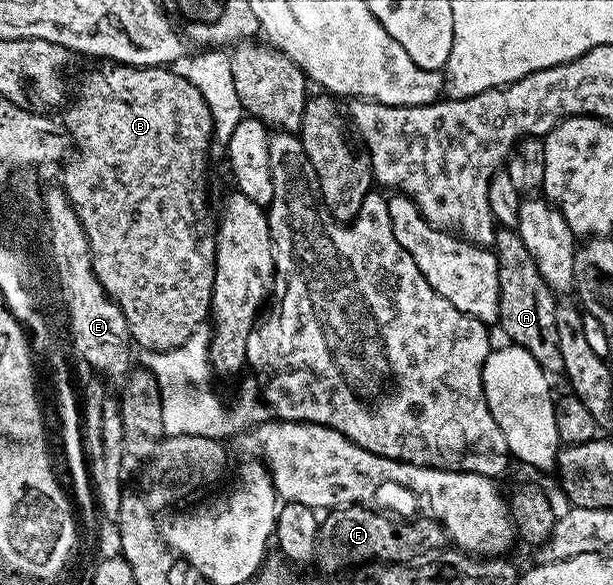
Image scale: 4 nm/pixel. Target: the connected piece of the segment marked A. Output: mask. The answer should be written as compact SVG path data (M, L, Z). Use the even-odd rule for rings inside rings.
M499 227L494 235L493 251L498 258L500 274L500 314L498 324L509 343L520 344L536 358L547 374L564 373L564 357L560 355L560 337L556 331L556 293L540 278L540 270L528 254L528 246L513 228Z

